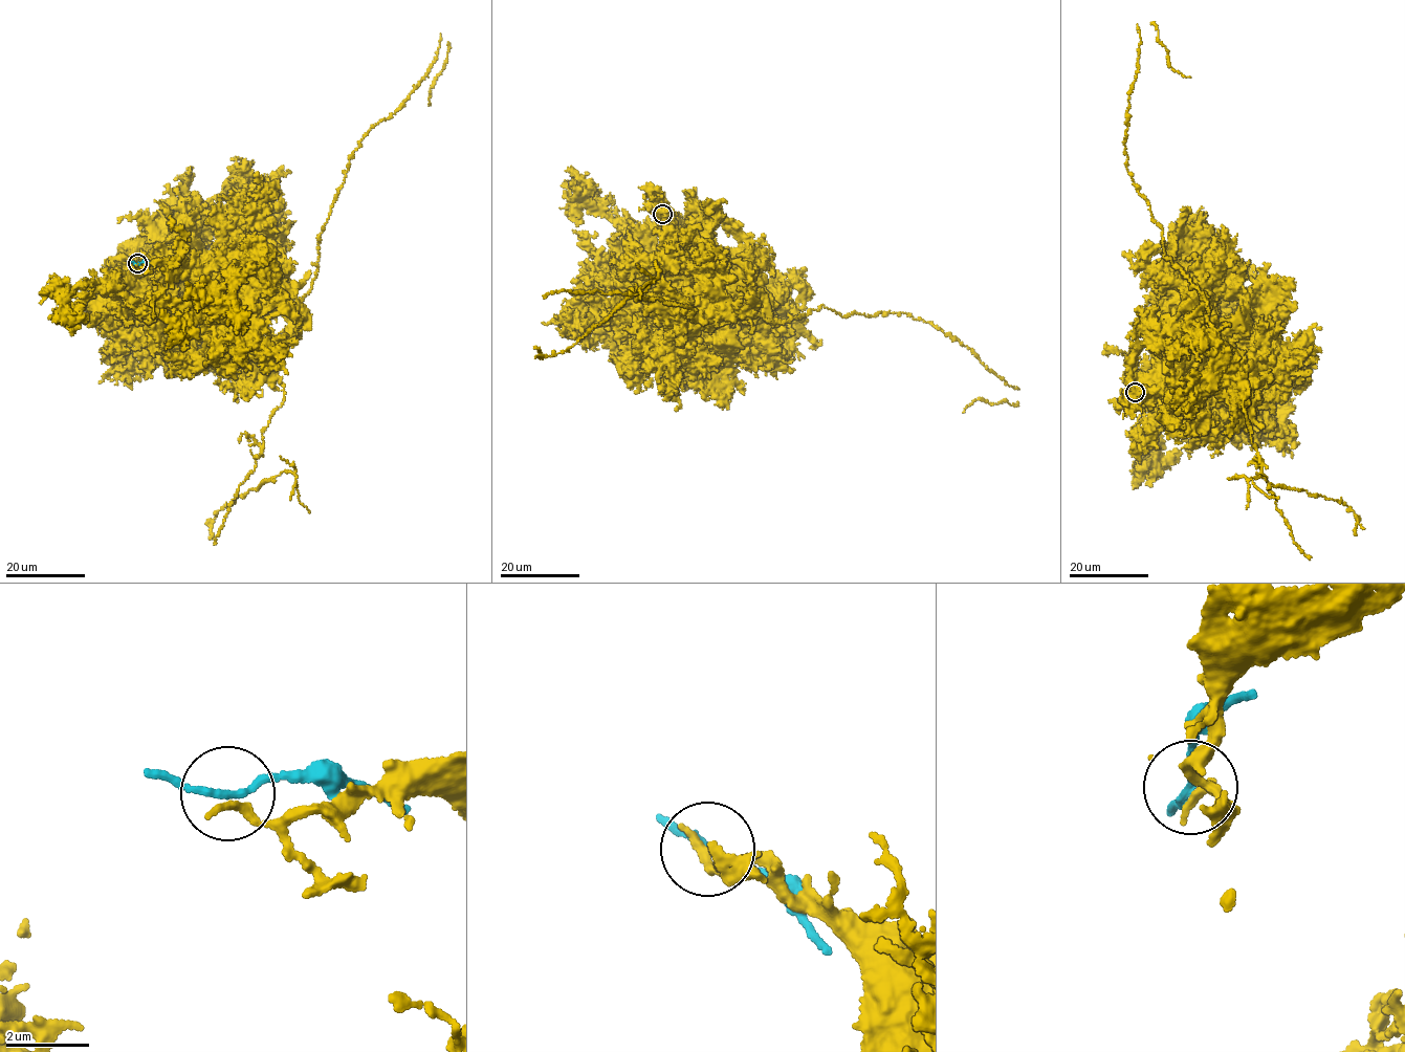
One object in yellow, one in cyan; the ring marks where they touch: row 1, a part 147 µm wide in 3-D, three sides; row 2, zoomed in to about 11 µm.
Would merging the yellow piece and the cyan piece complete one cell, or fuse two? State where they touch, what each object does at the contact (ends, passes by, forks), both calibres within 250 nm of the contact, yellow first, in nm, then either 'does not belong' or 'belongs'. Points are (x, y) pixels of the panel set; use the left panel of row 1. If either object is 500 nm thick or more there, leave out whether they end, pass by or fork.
place (137, 263); yellow ends; cyan passes by; calibres 220 and 150 nm; does not belong

